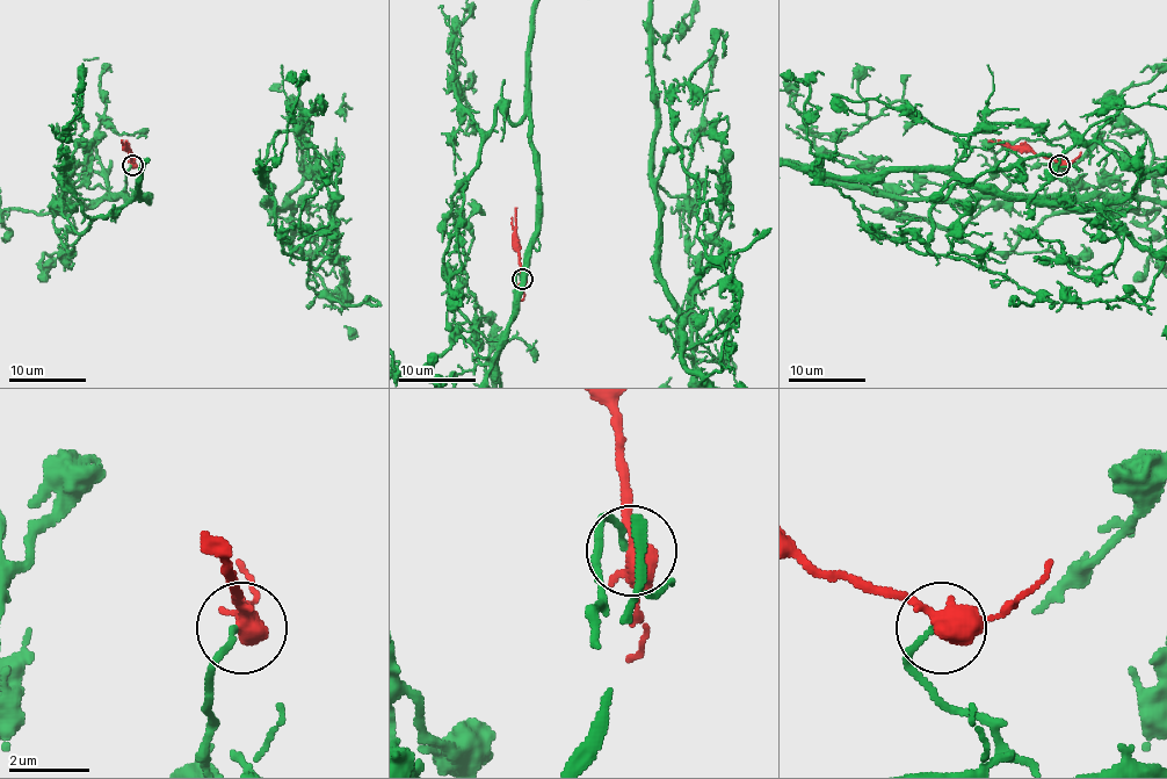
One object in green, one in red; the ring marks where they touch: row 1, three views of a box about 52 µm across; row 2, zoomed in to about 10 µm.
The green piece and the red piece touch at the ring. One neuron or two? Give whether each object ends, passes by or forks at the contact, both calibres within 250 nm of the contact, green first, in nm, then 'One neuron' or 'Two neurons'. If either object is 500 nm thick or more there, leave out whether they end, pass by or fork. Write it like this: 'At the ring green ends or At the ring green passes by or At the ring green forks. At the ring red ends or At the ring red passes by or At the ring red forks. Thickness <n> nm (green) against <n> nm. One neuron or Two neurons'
At the ring green ends. At the ring red passes by. Thickness 140 nm (green) against 480 nm. One neuron

